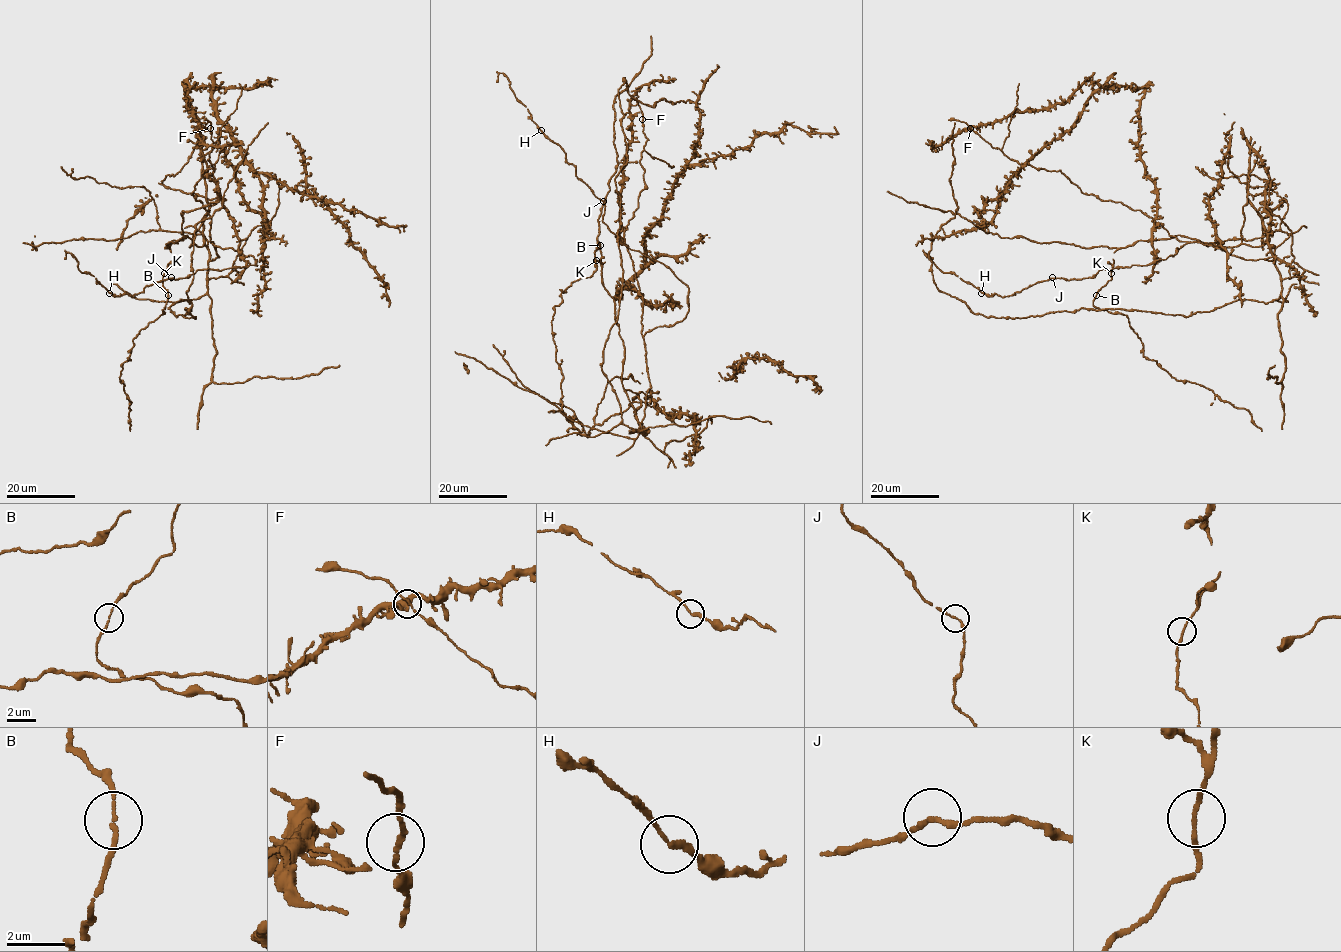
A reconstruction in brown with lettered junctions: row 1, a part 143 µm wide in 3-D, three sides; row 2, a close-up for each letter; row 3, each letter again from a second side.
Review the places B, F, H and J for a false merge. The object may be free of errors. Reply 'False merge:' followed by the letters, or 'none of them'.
False merge: none of them

